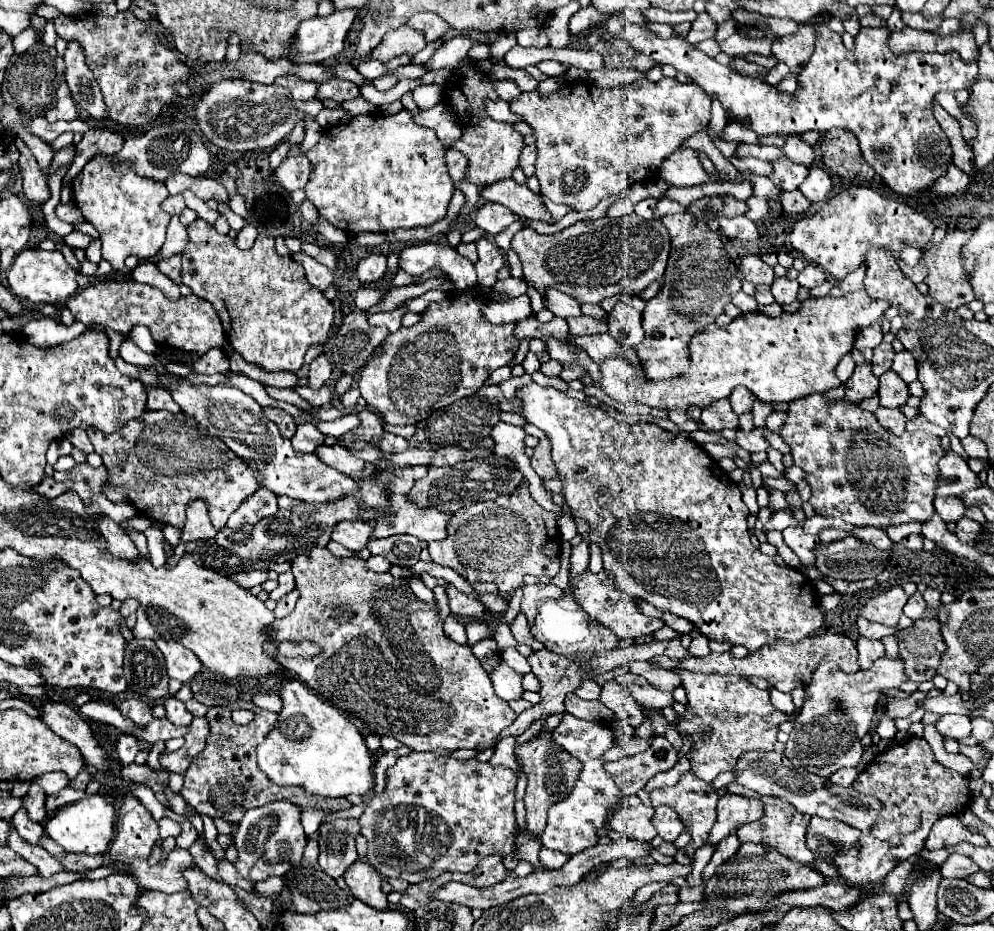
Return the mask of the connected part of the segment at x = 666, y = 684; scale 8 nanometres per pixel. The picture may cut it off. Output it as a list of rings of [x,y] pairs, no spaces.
[[[651,660],[649,662],[627,662],[623,668],[637,676],[643,676],[649,684],[665,692],[673,692],[681,684],[679,676],[675,674],[675,668],[663,668]]]

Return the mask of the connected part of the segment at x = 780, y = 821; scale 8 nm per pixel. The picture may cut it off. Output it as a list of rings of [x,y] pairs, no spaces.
[[[763,796],[765,800],[765,814],[761,816],[761,820],[755,820],[755,822],[749,822],[749,824],[743,824],[739,830],[737,830],[737,836],[739,836],[739,842],[745,844],[745,842],[755,842],[755,844],[767,844],[767,846],[775,846],[781,854],[793,858],[793,860],[799,860],[799,862],[813,862],[813,860],[821,860],[825,856],[833,856],[837,850],[831,846],[831,844],[823,844],[821,846],[821,852],[809,852],[805,840],[807,840],[807,826],[809,826],[809,820],[811,816],[805,816],[805,814],[799,814],[789,802],[785,800],[777,800],[773,796]]]

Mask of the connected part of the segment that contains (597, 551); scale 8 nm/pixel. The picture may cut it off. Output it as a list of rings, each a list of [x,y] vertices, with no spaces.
[[[597,543],[590,544],[590,558],[588,569],[593,573],[598,573],[603,569],[602,552]]]

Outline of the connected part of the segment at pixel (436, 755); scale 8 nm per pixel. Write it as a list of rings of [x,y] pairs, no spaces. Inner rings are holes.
[[[411,752],[409,756],[401,756],[397,760],[397,764],[387,770],[387,786],[385,786],[383,794],[369,798],[367,808],[365,808],[365,812],[359,818],[361,834],[367,838],[367,844],[369,844],[367,846],[367,860],[369,860],[369,864],[375,866],[381,876],[403,878],[409,884],[415,884],[415,882],[437,878],[443,872],[453,872],[453,870],[457,870],[457,872],[471,872],[479,864],[481,858],[485,858],[485,856],[489,856],[493,852],[501,852],[503,856],[509,854],[513,850],[513,846],[515,846],[513,832],[515,832],[515,826],[517,826],[515,810],[513,810],[515,784],[517,784],[517,772],[515,770],[505,768],[505,766],[493,766],[489,762],[479,762],[475,758],[473,760],[455,760],[455,758],[449,758],[447,752]]]

